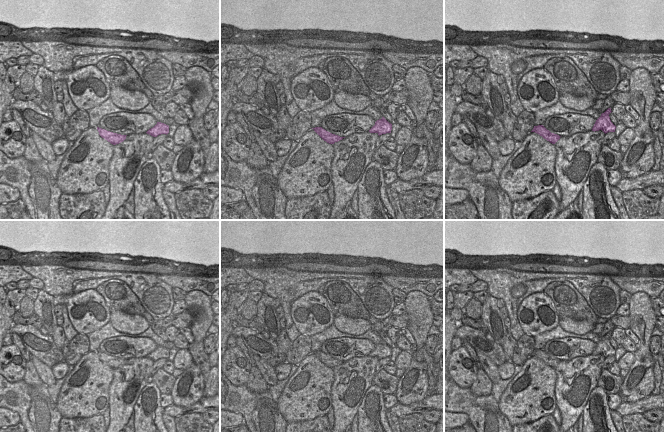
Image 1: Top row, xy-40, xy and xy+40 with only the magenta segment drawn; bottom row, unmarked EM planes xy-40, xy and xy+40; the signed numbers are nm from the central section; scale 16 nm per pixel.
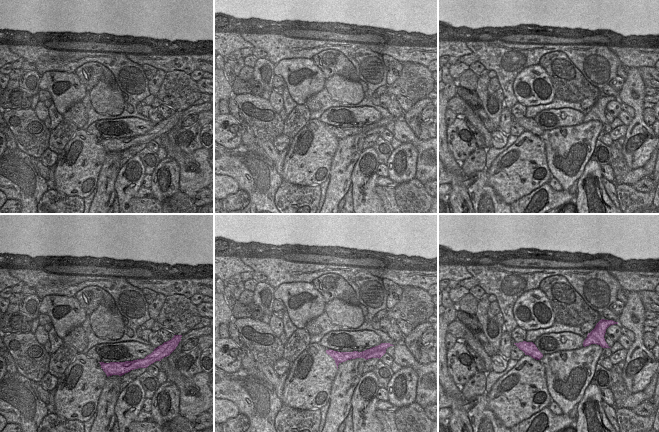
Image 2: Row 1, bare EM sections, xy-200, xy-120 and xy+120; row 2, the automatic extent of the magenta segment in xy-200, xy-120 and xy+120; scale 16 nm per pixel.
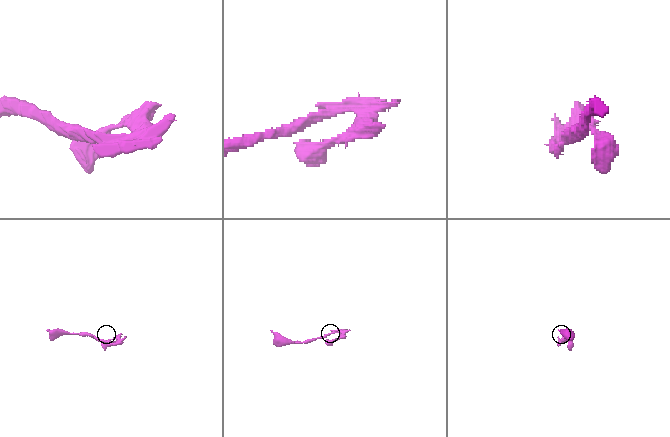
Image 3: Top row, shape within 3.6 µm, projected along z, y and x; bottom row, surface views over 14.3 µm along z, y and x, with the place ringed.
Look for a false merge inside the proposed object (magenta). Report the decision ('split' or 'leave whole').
split

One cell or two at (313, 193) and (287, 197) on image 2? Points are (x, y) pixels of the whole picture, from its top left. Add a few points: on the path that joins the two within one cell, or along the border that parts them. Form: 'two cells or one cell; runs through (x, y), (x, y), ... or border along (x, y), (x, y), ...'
one cell; runs through (307, 197), (293, 197)

